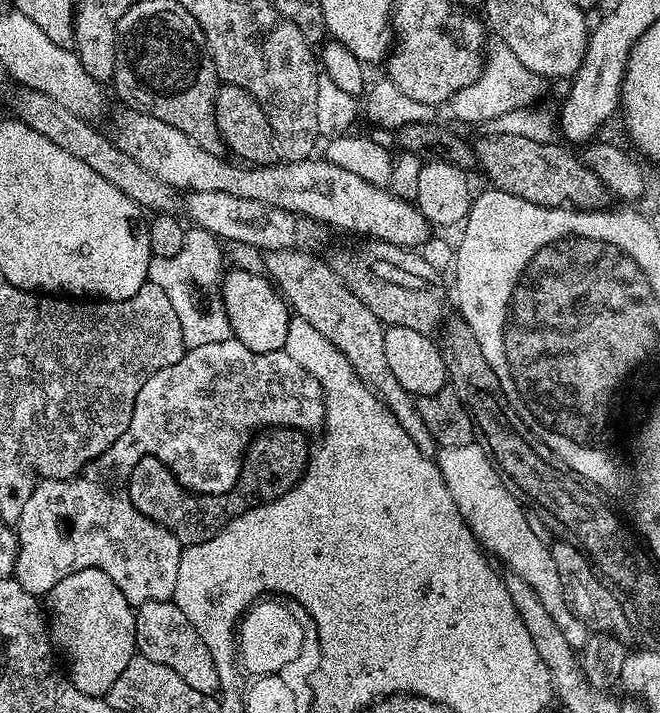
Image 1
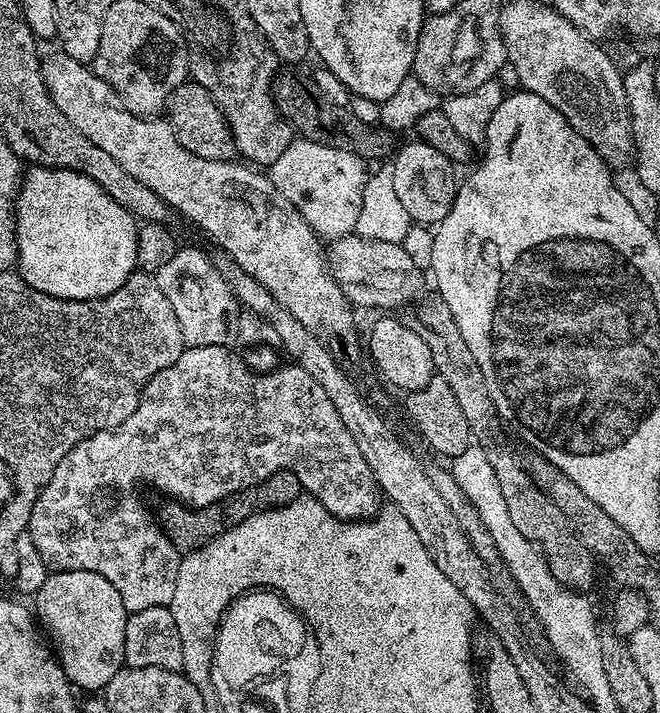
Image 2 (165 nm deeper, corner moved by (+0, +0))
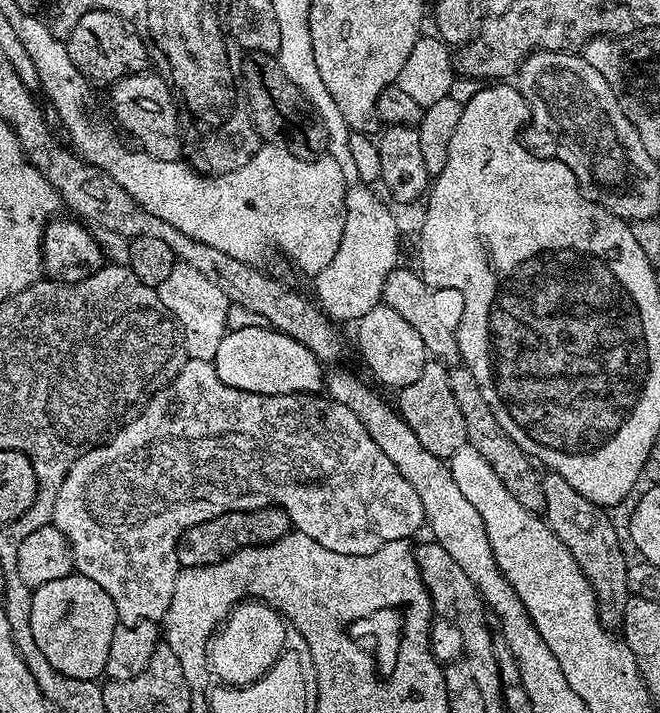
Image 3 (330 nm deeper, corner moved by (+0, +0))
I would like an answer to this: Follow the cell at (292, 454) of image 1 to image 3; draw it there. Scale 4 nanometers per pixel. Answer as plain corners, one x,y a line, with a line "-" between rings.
275,506
250,510
249,512
218,514
206,522
198,522
198,526
190,526
180,535
176,547
176,557
181,568
210,566
230,558
243,548
278,542
278,538
282,538
291,528
292,523
287,512

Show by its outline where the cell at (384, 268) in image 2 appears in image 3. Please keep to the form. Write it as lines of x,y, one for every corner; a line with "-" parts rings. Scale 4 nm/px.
397,266
385,280
382,302
386,306
390,306
390,310
402,314
402,318
406,318
406,322
410,322
410,326
414,326
414,330
418,330
422,342
426,342
429,357
441,362
452,362
457,359
456,335
458,326
462,322
462,310
464,309
464,299
462,294
458,294
458,290
431,288
420,277
419,271
412,269
411,272
404,266

